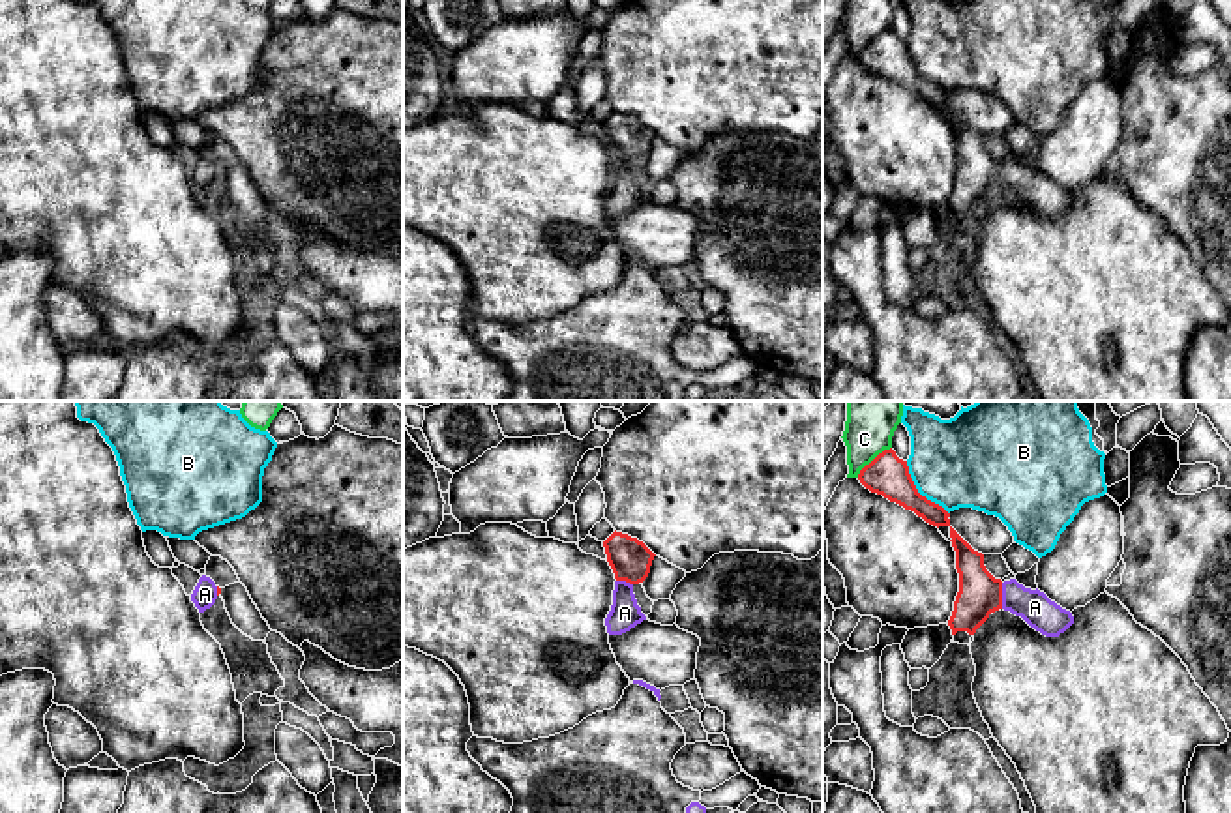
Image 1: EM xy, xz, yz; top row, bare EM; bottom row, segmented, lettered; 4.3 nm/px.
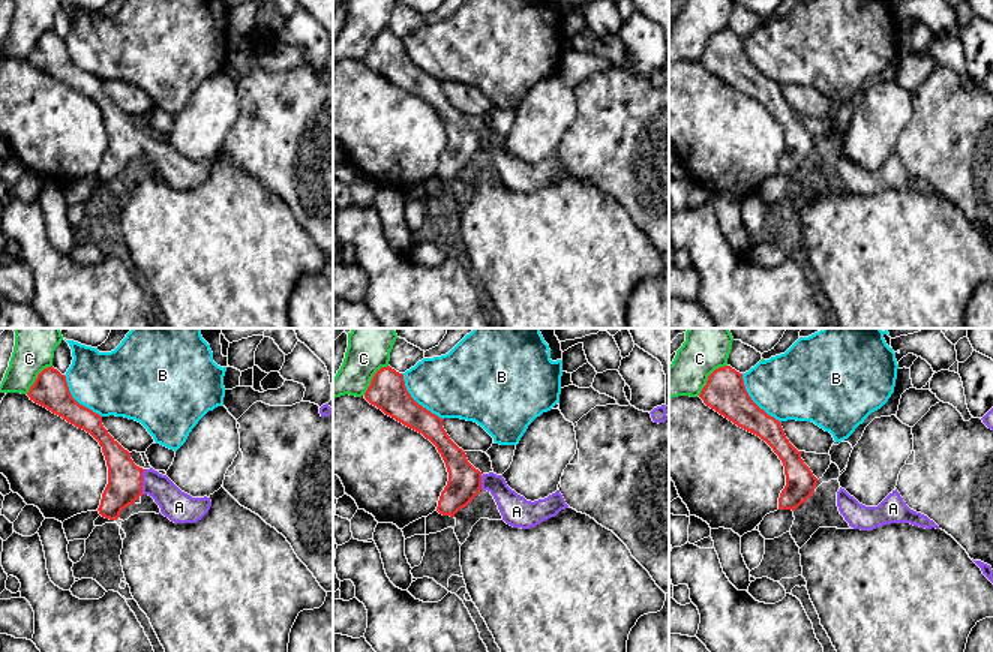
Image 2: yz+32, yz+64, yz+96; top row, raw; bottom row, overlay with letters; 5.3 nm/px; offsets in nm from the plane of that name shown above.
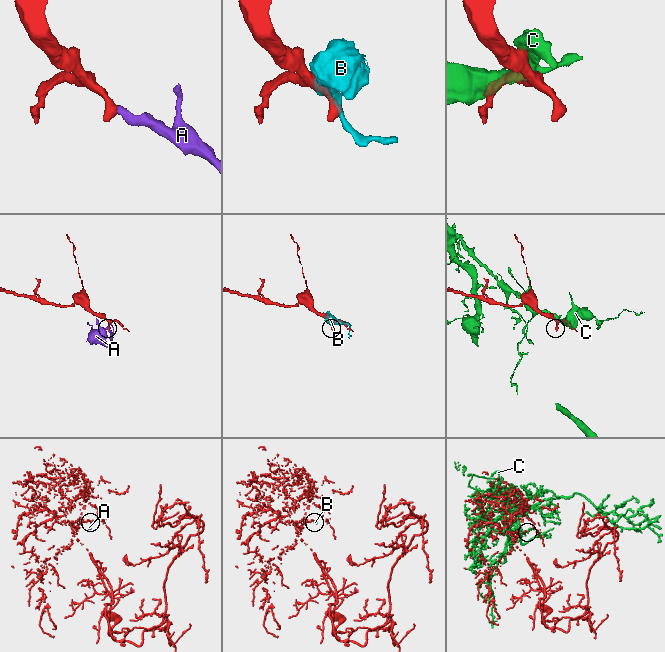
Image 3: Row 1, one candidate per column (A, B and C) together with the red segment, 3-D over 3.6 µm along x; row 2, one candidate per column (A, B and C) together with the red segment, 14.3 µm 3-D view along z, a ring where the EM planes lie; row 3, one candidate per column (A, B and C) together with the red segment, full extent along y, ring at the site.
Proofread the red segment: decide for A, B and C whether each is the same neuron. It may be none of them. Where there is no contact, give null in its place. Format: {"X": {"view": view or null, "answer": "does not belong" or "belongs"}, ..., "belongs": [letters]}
{"A": {"view": "yz", "answer": "belongs"}, "B": {"view": "yz", "answer": "does not belong"}, "C": {"view": "yz", "answer": "does not belong"}, "belongs": ["A"]}

